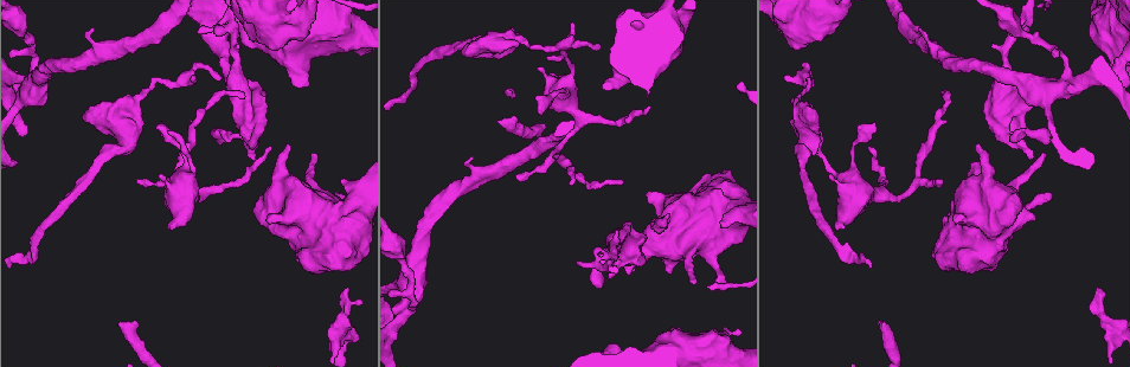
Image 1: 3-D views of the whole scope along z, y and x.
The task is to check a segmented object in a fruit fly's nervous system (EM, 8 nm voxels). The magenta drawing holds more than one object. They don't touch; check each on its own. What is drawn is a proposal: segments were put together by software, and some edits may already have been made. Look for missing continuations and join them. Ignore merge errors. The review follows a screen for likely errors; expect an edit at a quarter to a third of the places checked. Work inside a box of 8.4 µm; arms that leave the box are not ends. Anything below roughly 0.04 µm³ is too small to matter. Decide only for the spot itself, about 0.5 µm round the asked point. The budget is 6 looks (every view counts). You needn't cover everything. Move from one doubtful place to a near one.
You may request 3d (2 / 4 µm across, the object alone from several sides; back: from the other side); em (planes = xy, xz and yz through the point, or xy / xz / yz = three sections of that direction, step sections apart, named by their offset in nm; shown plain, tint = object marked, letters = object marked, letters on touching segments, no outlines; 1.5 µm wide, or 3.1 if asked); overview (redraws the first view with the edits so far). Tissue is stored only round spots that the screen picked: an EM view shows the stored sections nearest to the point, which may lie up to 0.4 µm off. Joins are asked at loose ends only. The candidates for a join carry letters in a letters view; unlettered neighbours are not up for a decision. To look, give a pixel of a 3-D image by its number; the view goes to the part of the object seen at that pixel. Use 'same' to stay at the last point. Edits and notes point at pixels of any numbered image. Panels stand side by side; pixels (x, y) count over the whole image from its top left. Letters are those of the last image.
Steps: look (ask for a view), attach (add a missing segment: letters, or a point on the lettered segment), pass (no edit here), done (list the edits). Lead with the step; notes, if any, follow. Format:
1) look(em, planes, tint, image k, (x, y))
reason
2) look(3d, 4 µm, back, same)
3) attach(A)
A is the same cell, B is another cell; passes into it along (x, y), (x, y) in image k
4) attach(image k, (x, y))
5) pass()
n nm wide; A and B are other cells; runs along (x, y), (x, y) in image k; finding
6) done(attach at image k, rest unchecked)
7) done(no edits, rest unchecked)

look(3d, 2 µm, image 1, (286, 143))
free end

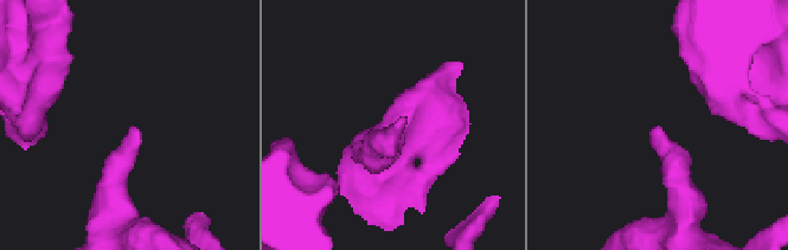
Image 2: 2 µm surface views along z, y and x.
look(em, planes, letters, image 2, (659, 130))

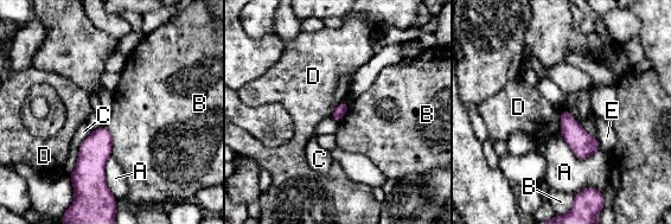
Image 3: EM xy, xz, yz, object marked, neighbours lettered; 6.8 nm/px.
pass()
A, B, C, D and E are other cells; no lettered segment goes on from it

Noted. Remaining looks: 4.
look(3d, 4 µm, image 1, (599, 44))
free end

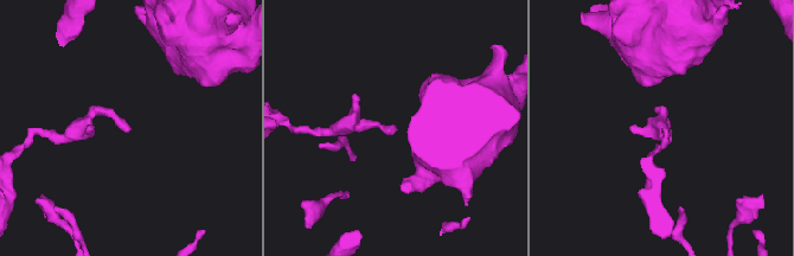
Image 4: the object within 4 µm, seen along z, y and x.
look(em, planes, letters, image 4, (396, 127))
need the tissue

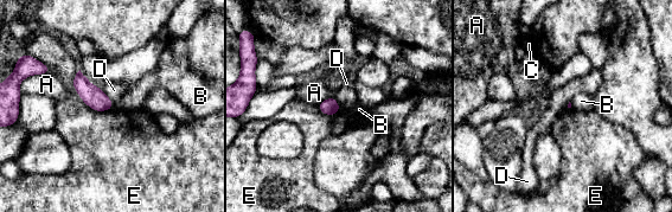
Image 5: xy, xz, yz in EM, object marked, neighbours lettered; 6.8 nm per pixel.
pass()
A, B, C, D and E are other cells; border along (101, 87), (101, 90), (114, 107) in image 5; none of them fits

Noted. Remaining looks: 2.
look(em, planes, letters, image 1, (845, 227))
branch stops here

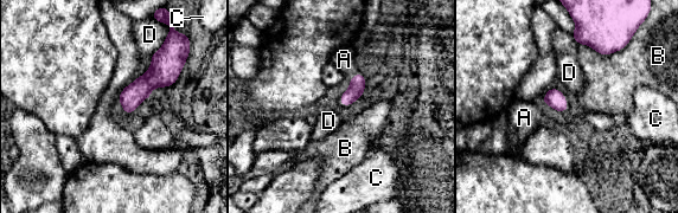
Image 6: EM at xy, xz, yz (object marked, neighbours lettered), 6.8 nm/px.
attach(image 6, (344, 59))
A is the same cell, B, C and D are other cells; the neuron continues

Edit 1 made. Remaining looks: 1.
done(attach at image 6, rest unchecked)

